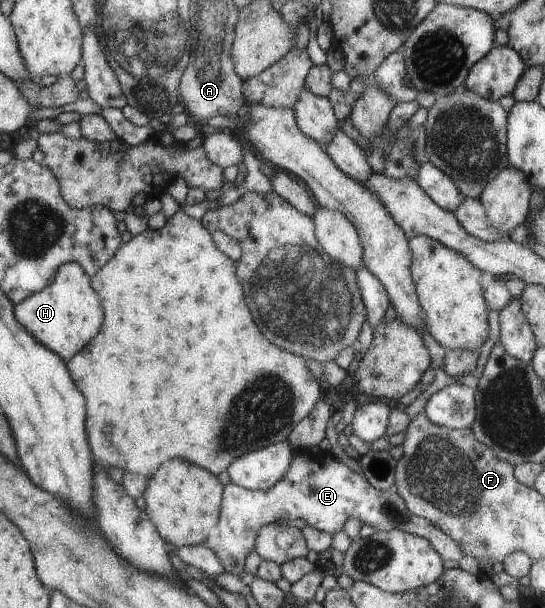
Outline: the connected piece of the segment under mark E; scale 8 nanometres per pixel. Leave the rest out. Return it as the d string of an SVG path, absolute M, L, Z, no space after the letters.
M294 448L294 454L290 469L270 489L253 491L232 483L224 485L220 518L208 531L207 540L203 542L221 560L223 572L238 575L243 571L244 558L254 550L255 538L264 525L295 518L304 520L310 528L333 535L342 530L348 517L358 517L376 528L376 531L398 529L428 539L441 559L458 561L464 556L458 544L429 520L411 515L394 486L385 491L377 491L362 476L336 461L330 453L306 456Z

